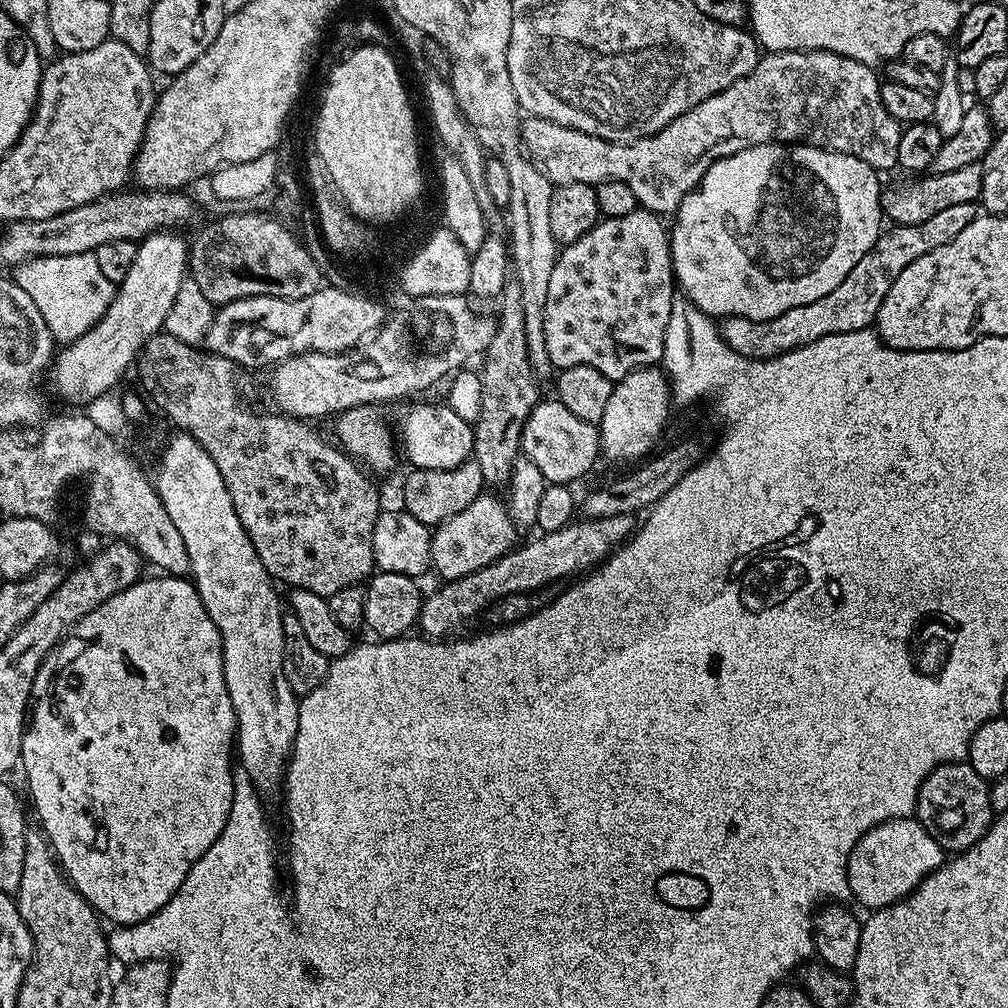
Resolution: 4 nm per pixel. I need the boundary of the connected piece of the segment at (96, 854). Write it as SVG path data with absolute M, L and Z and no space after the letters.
M156 575L153 580L141 578L126 590L114 594L114 598L106 598L102 606L83 616L44 659L32 683L32 721L28 729L23 729L23 740L18 749L18 756L24 759L24 776L28 779L28 792L40 819L39 827L48 837L61 869L97 913L105 921L113 920L111 923L116 926L140 924L166 906L168 899L182 886L186 874L190 874L192 865L204 859L219 841L216 839L225 835L228 816L232 813L232 795L236 793L232 764L228 761L236 736L236 712L224 681L220 631L202 606L191 579L183 575Z

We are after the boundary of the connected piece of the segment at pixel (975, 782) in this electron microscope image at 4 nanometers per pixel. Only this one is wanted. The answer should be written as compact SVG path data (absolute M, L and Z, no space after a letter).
M967 762L943 764L922 782L914 816L941 848L952 854L966 852L992 826L994 813L990 806L989 781L981 778Z

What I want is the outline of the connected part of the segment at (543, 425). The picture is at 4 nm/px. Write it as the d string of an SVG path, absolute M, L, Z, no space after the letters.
M555 398L541 399L532 407L529 415L524 417L518 444L523 455L534 462L538 470L542 470L548 484L571 485L572 480L582 479L601 453L597 425L582 422L582 418L574 418L574 414L570 414L570 410L566 410L566 406L562 406Z

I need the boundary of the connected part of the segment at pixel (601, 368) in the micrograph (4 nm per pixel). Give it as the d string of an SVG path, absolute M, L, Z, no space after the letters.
M637 206L633 212L630 214L626 214L625 216L610 216L604 219L601 219L598 223L593 226L590 231L588 231L582 238L578 238L572 244L563 245L562 251L557 255L556 265L554 266L554 270L551 271L550 284L547 287L547 295L546 295L546 306L545 306L545 314L544 314L544 330L545 330L545 346L548 351L548 364L554 366L557 364L557 369L563 370L569 368L570 366L582 366L585 364L586 366L594 366L594 370L598 370L602 374L606 374L606 378L613 382L618 382L623 378L623 376L627 376L629 372L637 372L640 368L650 368L656 365L659 365L661 361L664 359L664 339L666 338L666 326L670 322L670 314L672 313L674 307L674 299L672 300L672 288L674 292L674 273L672 271L672 246L670 243L670 232L666 227L666 224L663 224L661 217L657 215L657 213L649 212L646 208L641 208Z

